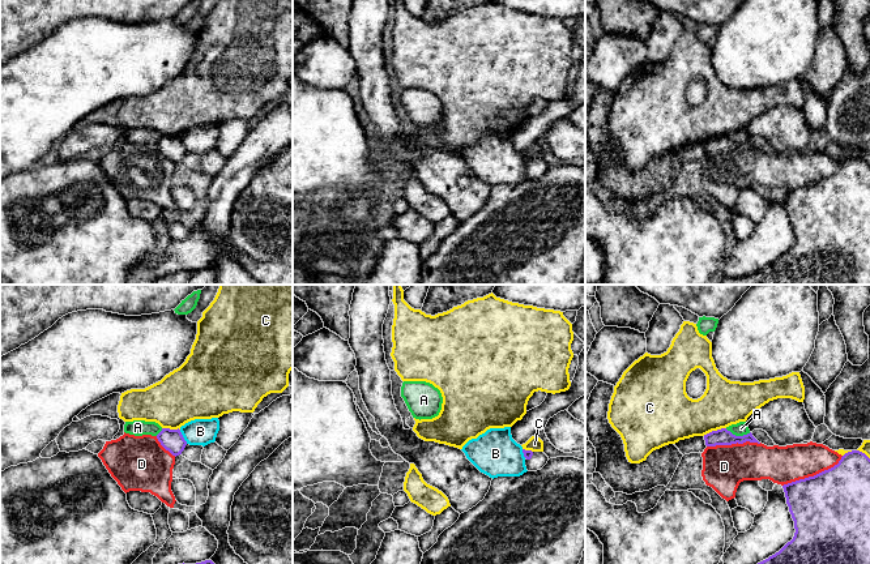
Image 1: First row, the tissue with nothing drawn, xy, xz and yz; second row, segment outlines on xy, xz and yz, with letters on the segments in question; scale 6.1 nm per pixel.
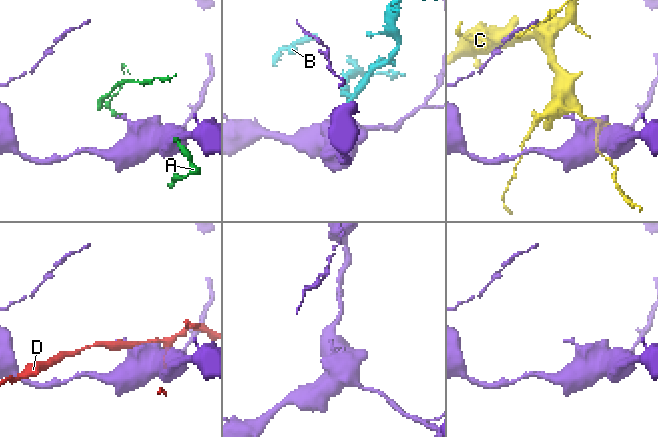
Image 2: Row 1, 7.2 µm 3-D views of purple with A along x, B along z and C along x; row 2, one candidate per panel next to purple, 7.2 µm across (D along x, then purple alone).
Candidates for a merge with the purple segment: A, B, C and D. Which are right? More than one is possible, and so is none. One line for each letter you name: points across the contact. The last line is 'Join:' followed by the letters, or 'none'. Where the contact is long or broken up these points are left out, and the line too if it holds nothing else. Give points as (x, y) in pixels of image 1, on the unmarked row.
Join: none

